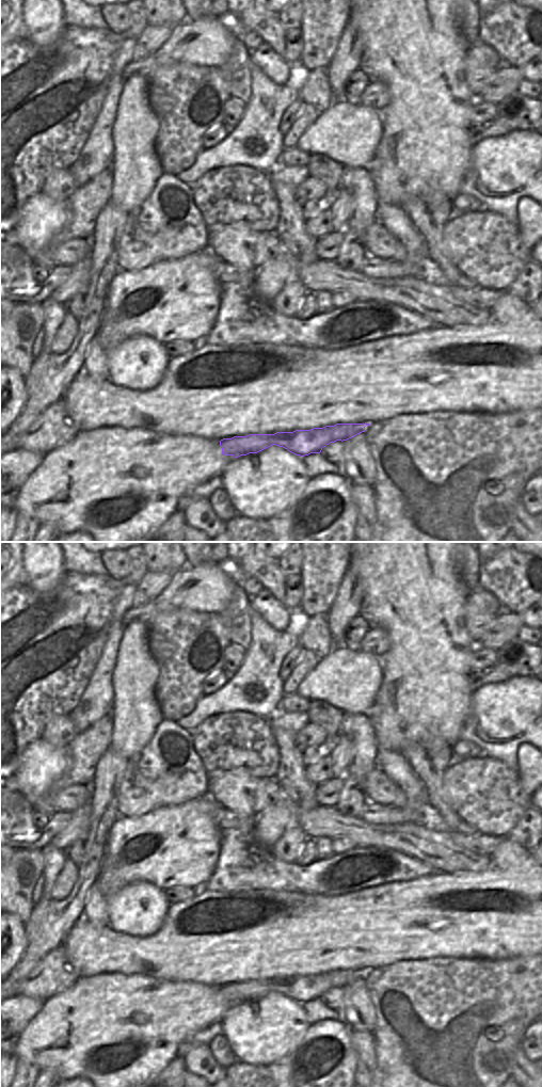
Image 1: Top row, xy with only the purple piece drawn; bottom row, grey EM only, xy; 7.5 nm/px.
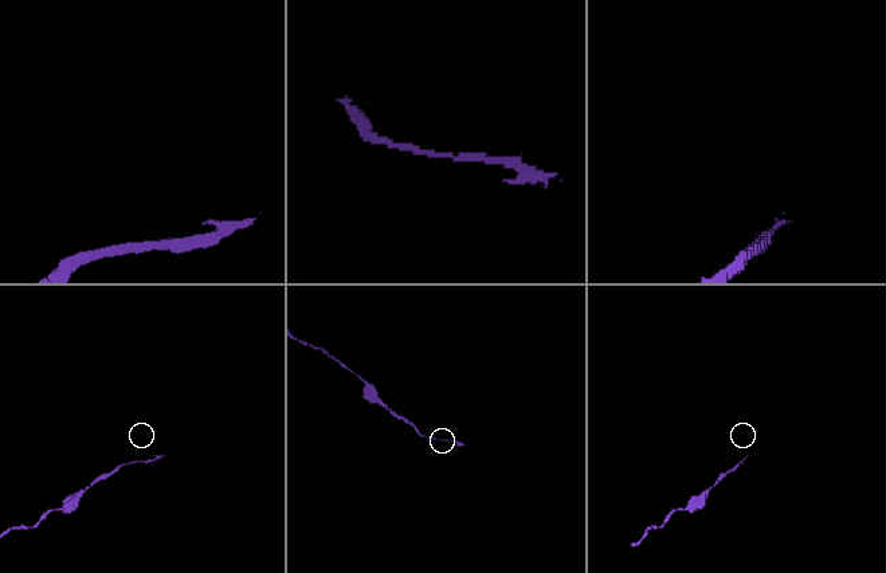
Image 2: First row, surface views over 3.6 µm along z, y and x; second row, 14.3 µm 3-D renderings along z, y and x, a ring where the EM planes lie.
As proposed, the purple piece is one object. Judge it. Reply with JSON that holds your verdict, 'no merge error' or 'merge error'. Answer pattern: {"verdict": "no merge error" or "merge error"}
{"verdict": "no merge error"}

